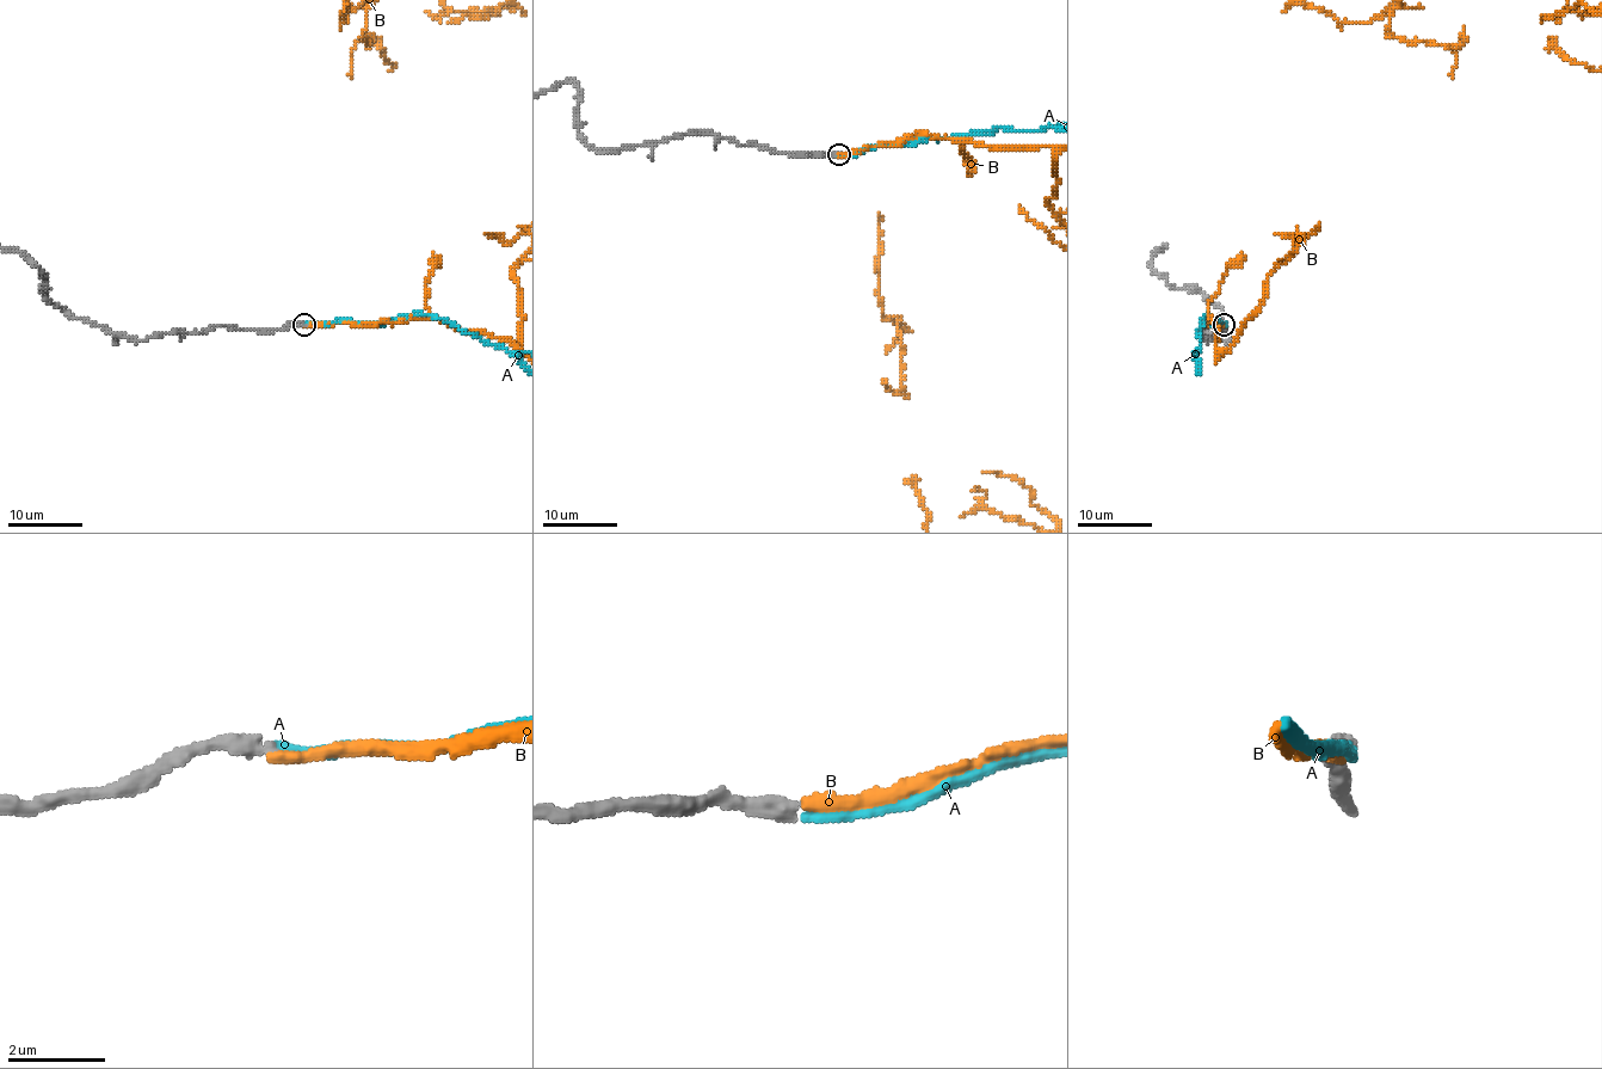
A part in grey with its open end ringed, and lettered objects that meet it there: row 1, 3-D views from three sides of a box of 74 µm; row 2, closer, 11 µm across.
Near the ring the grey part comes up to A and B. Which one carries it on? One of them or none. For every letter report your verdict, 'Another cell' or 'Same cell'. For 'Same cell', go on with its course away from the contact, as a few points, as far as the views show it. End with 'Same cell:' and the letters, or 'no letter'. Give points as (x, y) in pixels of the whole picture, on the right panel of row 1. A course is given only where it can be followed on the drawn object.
A: Same cell
B: Another cell
Same cell: A

